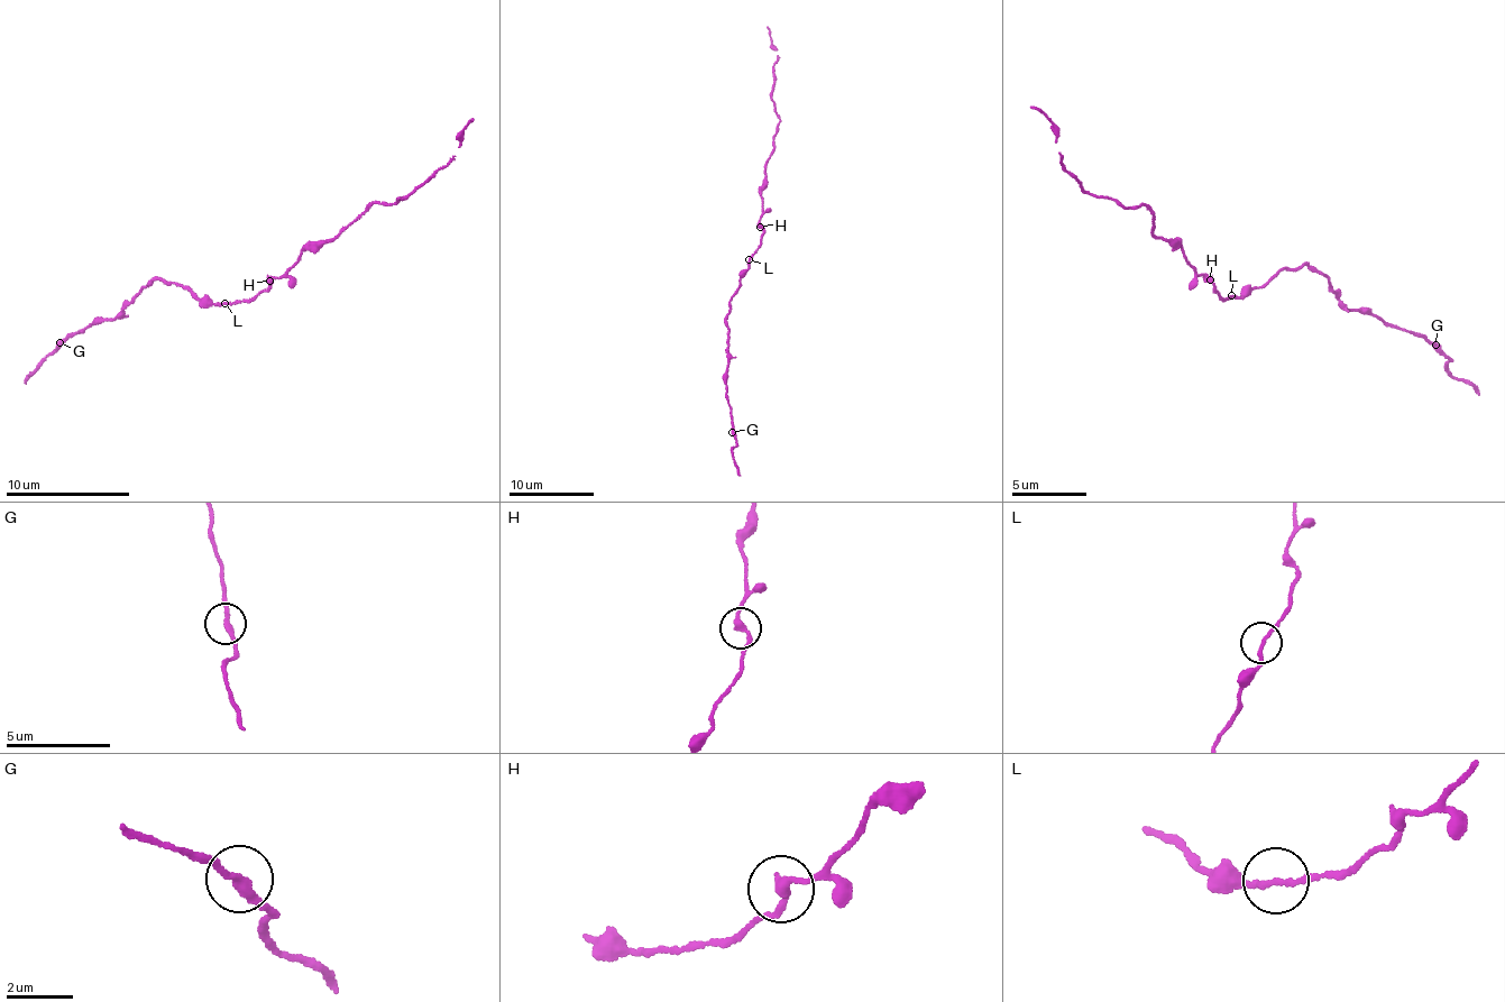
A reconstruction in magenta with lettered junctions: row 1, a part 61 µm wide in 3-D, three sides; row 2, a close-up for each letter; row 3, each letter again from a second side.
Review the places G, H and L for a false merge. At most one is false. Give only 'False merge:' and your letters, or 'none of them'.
False merge: none of them

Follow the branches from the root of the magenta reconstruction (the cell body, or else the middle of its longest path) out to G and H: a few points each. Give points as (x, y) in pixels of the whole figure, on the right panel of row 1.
G: (1222, 299), (1244, 297), (1265, 287), (1281, 270), (1308, 264), (1329, 281), (1347, 309), (1368, 308), (1435, 345)
H: (1222, 299), (1211, 278)

